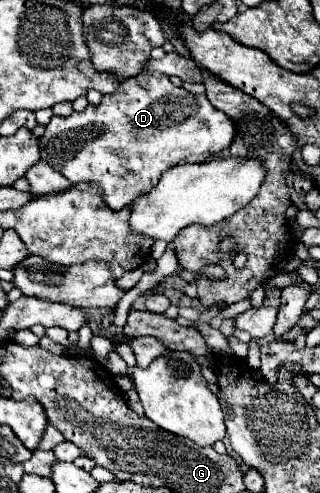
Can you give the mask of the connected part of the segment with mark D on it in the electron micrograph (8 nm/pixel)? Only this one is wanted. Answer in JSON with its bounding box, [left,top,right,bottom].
[39,71,235,209]

